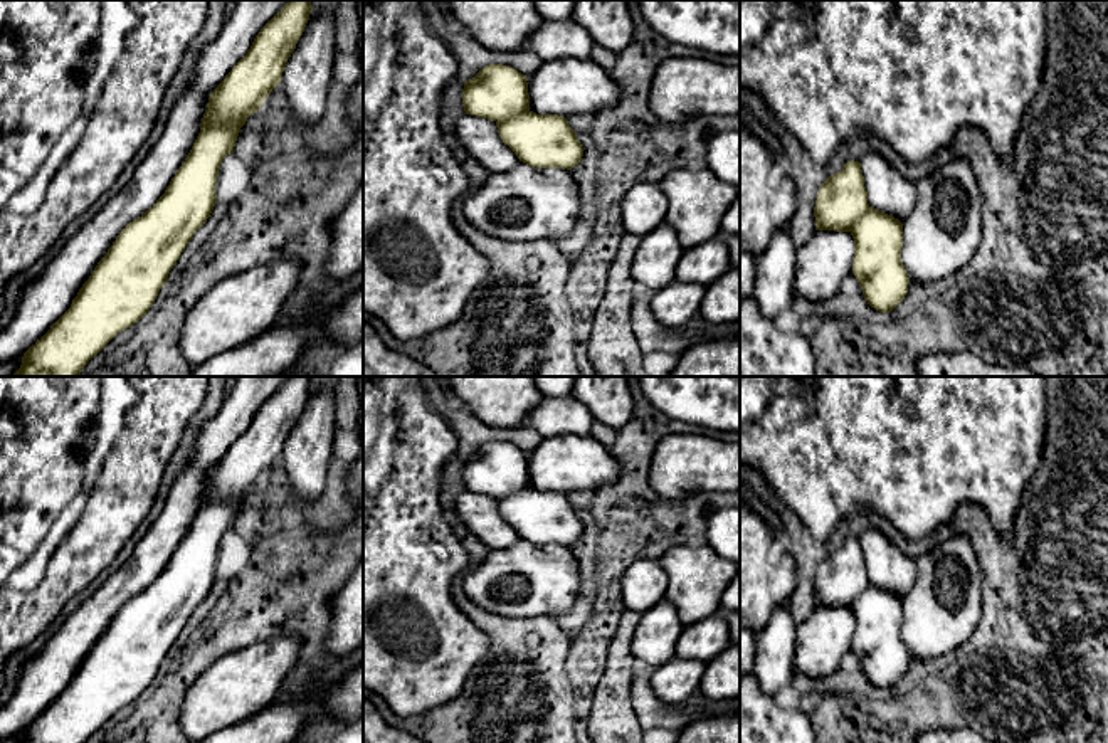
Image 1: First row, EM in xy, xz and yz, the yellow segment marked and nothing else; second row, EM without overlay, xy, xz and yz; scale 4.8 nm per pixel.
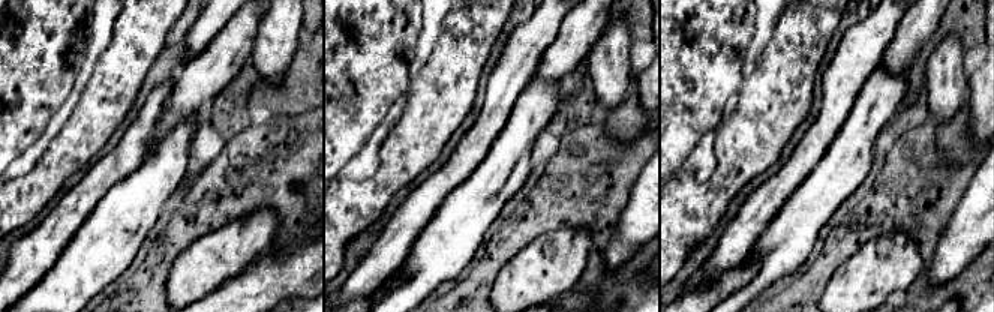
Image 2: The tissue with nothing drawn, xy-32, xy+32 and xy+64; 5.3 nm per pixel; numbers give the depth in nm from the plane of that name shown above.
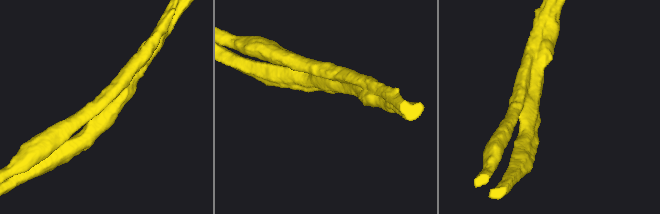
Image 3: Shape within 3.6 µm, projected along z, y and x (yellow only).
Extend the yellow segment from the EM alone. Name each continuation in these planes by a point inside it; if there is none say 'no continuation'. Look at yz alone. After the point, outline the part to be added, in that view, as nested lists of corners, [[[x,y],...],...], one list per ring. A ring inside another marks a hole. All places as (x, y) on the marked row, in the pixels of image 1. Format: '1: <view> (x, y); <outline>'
no continuation

